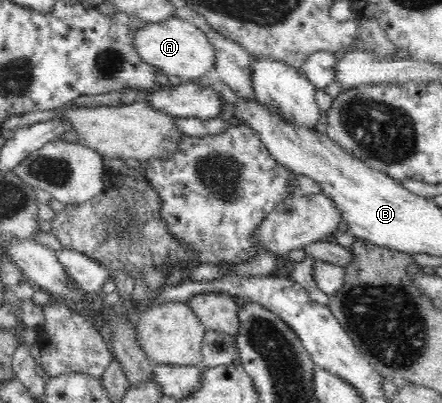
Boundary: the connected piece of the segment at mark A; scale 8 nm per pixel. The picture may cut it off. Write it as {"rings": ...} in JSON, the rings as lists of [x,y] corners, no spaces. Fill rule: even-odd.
{"rings":[[[175,16],[157,23],[146,23],[139,29],[135,28],[133,44],[144,62],[155,66],[166,75],[179,76],[183,82],[204,75],[214,76],[216,57],[207,36],[196,25]]]}

